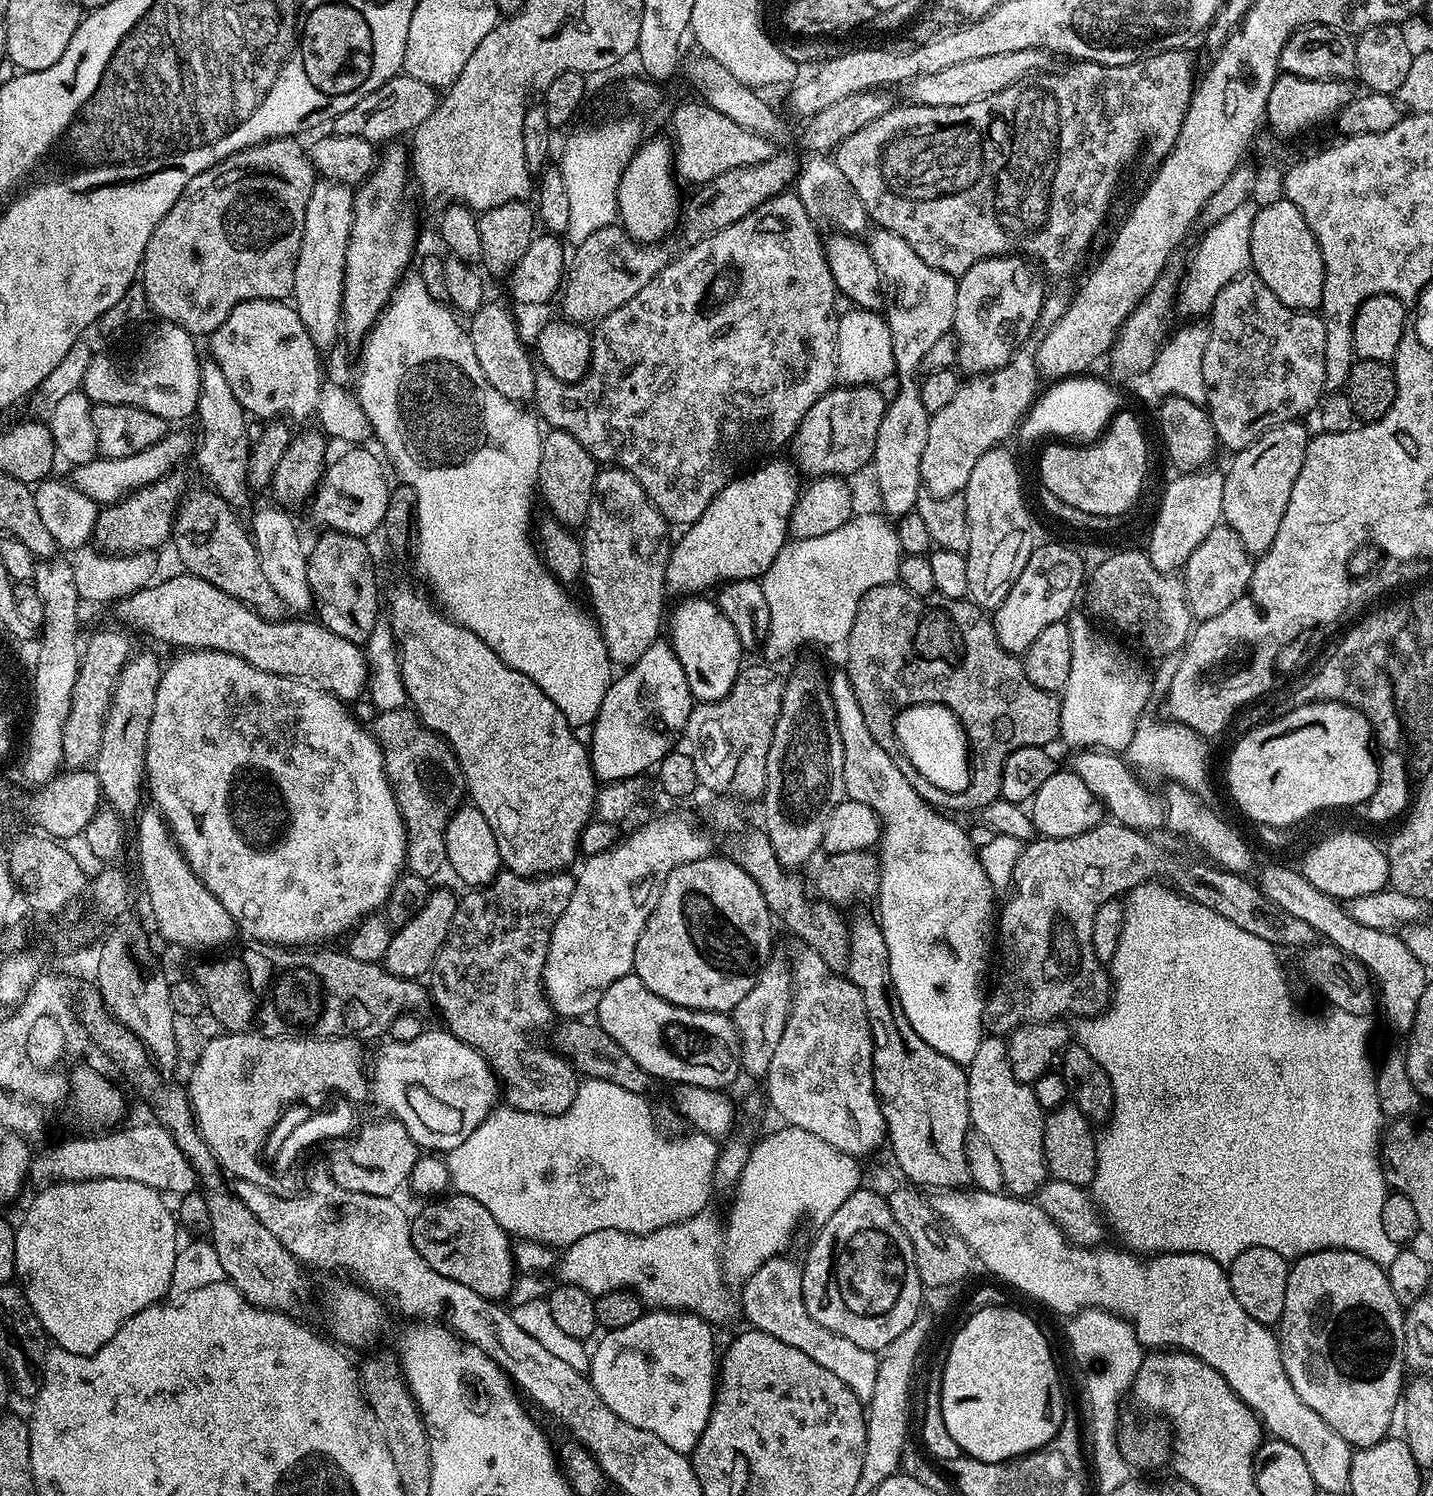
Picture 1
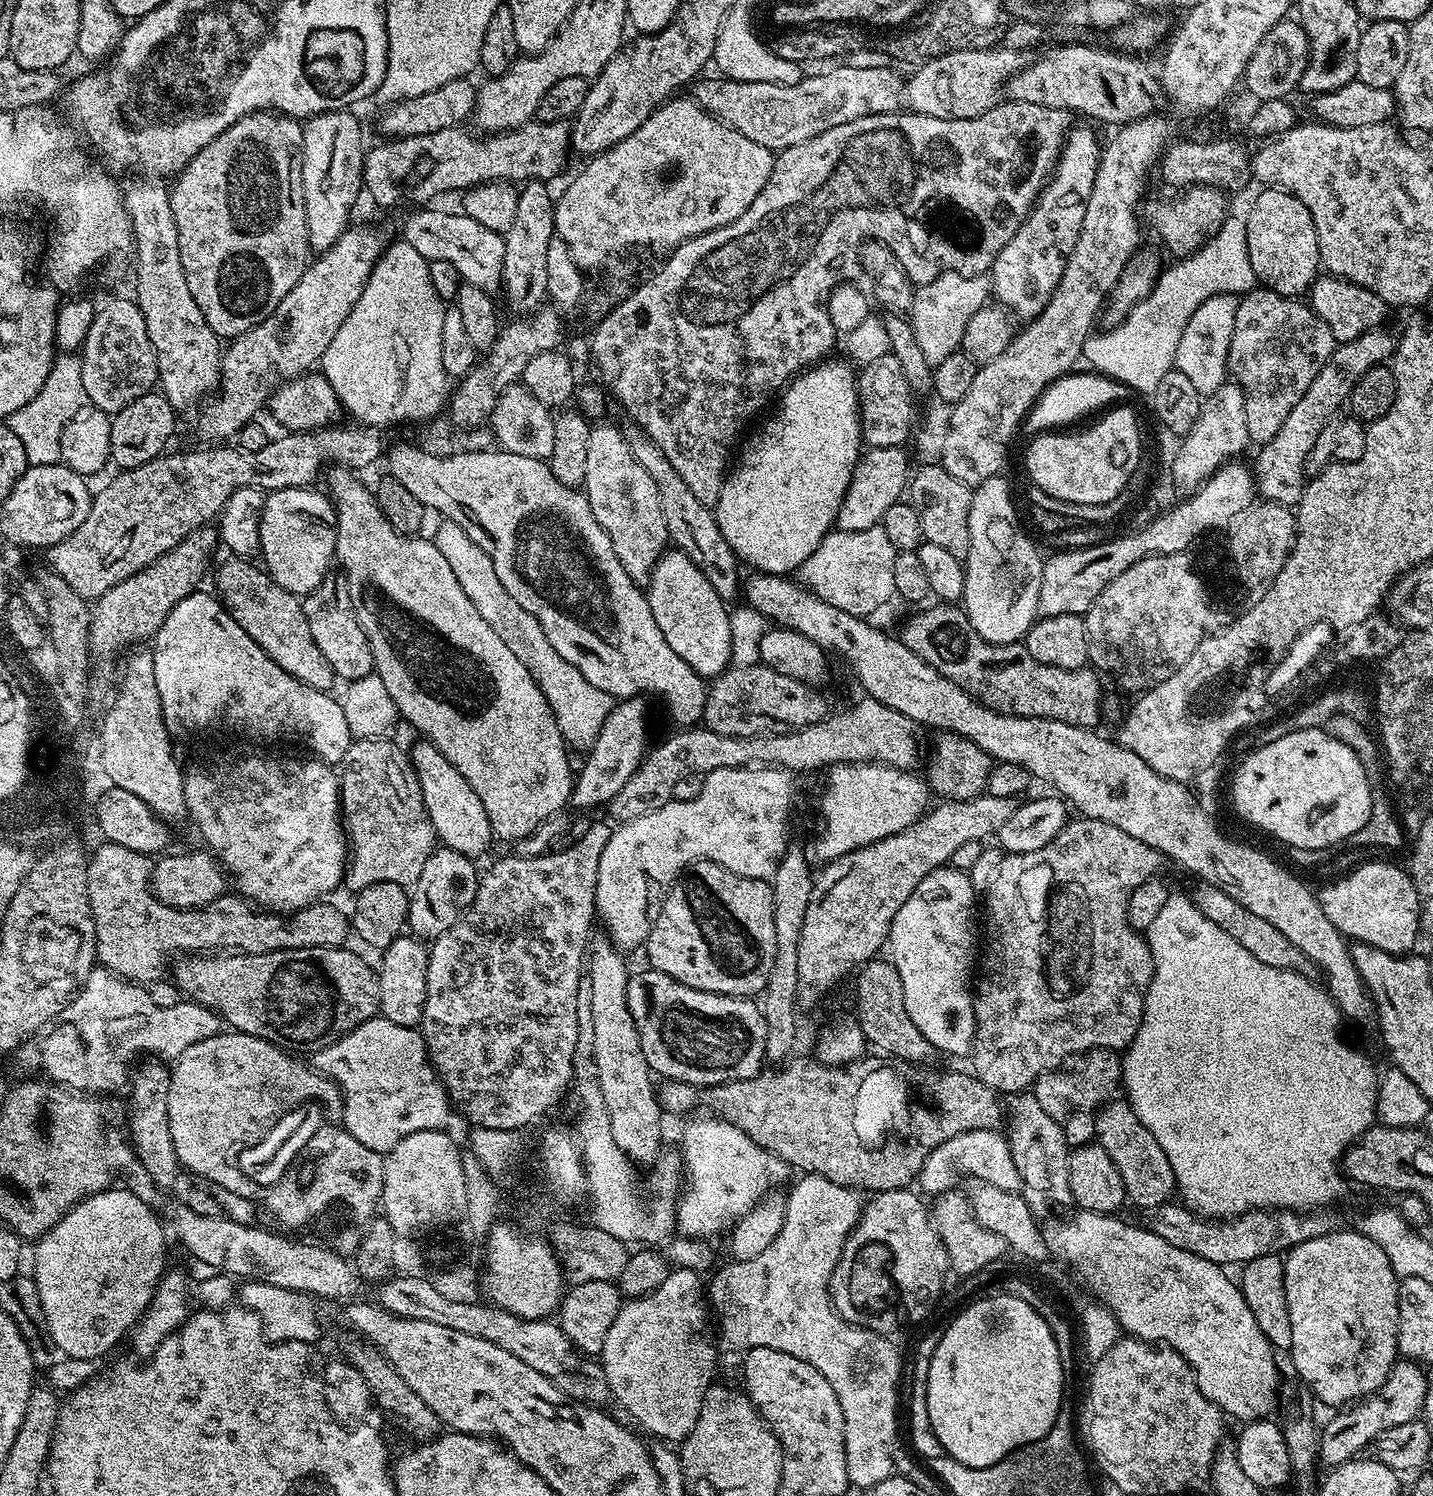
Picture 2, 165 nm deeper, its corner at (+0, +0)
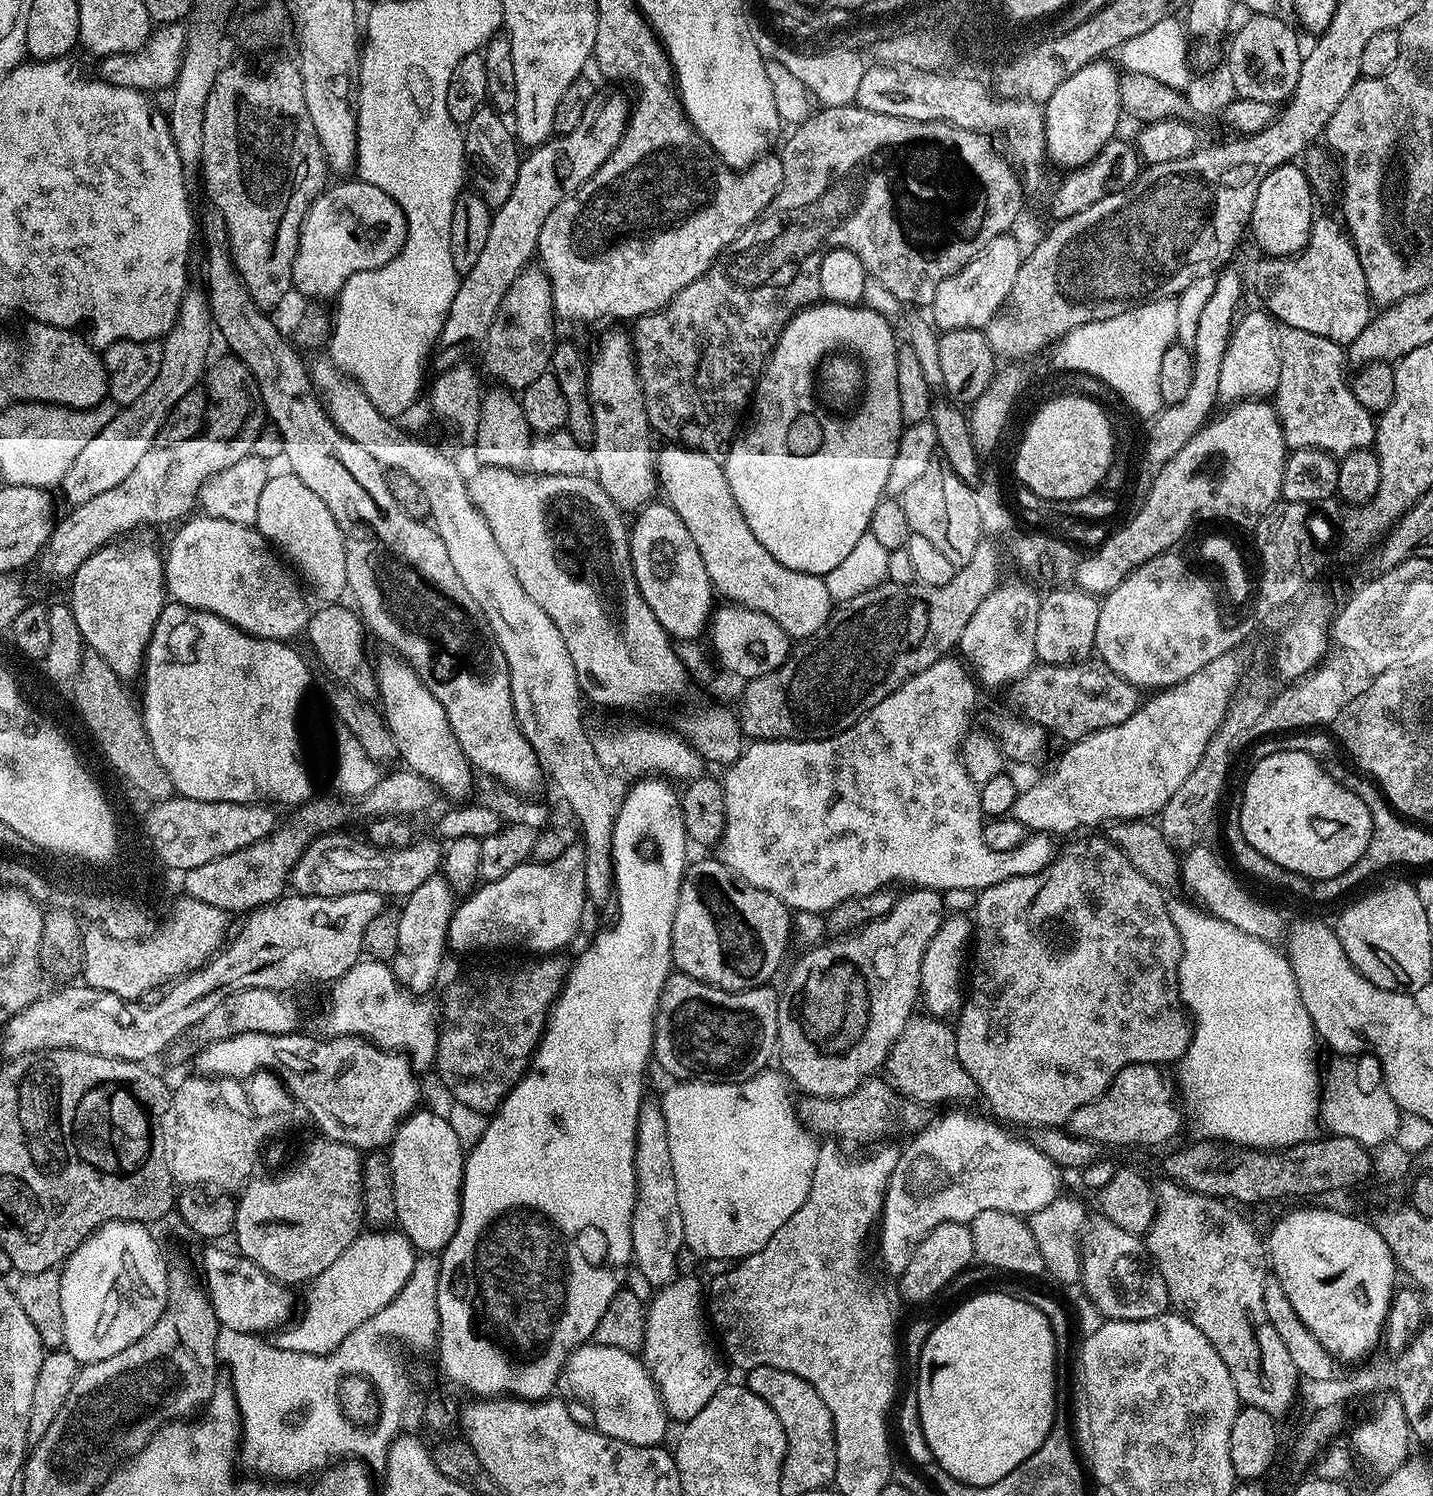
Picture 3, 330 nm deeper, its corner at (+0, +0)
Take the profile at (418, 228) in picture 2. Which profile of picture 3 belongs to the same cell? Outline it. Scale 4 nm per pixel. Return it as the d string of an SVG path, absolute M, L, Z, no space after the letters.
M344 178L336 183L340 184L325 187L308 208L294 254L295 291L312 300L339 297L345 282L354 274L386 266L400 253L408 233L404 211L390 194L359 178Z

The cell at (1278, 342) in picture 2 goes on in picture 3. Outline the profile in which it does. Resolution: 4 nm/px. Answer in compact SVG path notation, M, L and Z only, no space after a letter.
M1284 328L1283 331L1279 333L1278 343L1280 345L1282 374L1280 375L1280 381L1274 393L1274 407L1280 419L1282 430L1284 431L1285 445L1292 450L1298 448L1317 448L1323 452L1329 452L1329 454L1337 458L1349 456L1351 452L1357 452L1359 448L1371 449L1376 443L1377 421L1374 419L1373 413L1368 412L1366 406L1362 406L1362 402L1358 402L1358 398L1354 398L1349 373L1344 373L1344 368L1346 369L1345 349L1339 344L1330 342L1330 338L1318 338L1318 334L1306 334L1306 330L1294 330L1293 328Z

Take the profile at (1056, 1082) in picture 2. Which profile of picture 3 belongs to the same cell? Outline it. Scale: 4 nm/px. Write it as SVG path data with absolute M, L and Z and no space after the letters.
M1131 1064L1126 1066L1122 1070L1118 1070L1118 1074L1110 1082L1110 1086L1098 1097L1097 1100L1093 1100L1092 1103L1082 1106L1078 1110L1074 1110L1074 1114L1068 1119L1066 1125L1067 1131L1078 1138L1086 1138L1091 1140L1093 1145L1100 1146L1100 1144L1160 1144L1163 1140L1172 1140L1180 1132L1180 1112L1182 1116L1182 1108L1178 1103L1177 1093L1174 1091L1174 1084L1171 1079L1168 1080L1163 1076L1161 1069L1155 1064Z

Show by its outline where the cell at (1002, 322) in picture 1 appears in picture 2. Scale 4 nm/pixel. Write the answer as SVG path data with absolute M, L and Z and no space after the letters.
M1073 127L1069 131L1060 159L1052 169L1052 175L1044 185L1040 199L1032 206L1024 225L1016 231L1014 238L1006 242L1006 246L998 254L990 269L990 292L997 305L1003 306L1017 321L1034 320L1050 302L1058 282L1062 278L1062 270L1066 270L1066 262L1074 250L1074 242L1078 242L1078 234L1082 230L1082 217L1086 215L1086 202L1090 198L1090 190L1094 190L1094 174L1098 170L1102 140L1099 140L1088 128Z

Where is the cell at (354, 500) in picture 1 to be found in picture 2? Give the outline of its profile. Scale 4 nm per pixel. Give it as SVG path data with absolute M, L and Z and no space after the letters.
M315 487L283 488L265 495L260 515L260 551L272 581L290 594L306 597L330 575L336 554L336 509Z

